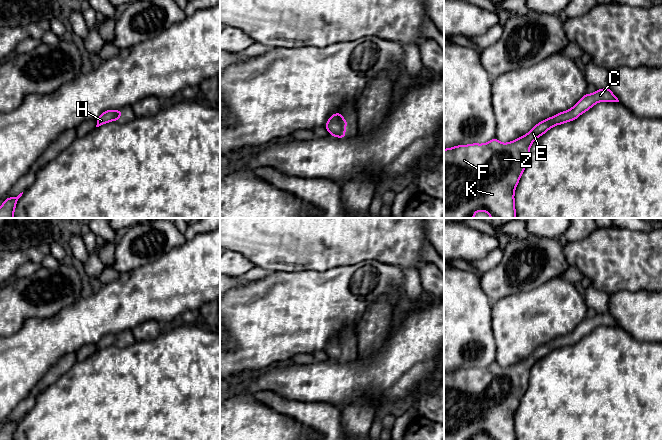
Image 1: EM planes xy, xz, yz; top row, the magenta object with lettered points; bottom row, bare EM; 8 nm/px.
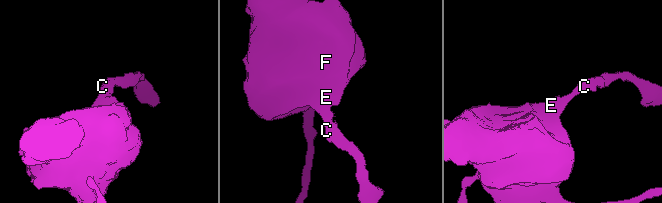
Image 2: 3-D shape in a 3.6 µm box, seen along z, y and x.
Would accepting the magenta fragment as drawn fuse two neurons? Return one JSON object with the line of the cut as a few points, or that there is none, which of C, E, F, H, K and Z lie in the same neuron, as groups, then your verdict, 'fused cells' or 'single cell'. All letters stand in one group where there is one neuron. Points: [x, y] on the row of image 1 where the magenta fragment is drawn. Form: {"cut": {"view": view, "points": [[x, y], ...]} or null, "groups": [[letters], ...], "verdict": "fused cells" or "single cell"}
{"cut": null, "groups": [["C", "E", "F", "H", "K", "Z"]], "verdict": "single cell"}

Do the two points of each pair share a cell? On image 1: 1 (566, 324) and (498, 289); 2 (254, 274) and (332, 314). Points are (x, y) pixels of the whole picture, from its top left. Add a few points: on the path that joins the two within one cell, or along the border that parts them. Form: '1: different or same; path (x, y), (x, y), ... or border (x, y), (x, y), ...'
1: different; border (531, 289), (505, 295), (492, 304)
2: different; border (272, 272), (262, 278), (246, 282)

